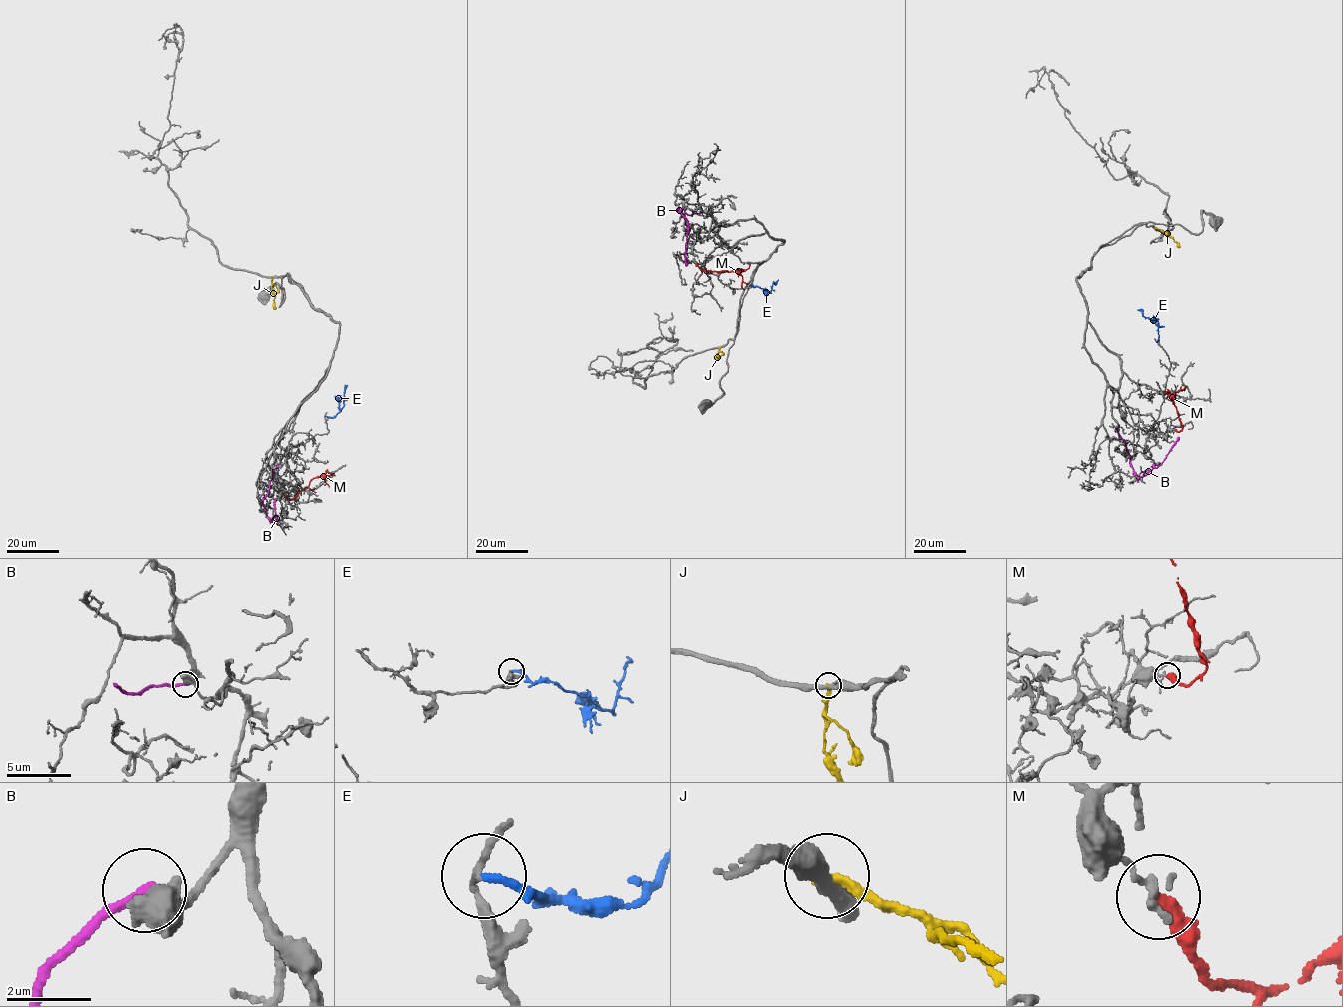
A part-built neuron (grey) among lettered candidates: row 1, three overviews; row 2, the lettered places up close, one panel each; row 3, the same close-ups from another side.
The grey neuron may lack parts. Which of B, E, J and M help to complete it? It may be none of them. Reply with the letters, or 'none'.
none

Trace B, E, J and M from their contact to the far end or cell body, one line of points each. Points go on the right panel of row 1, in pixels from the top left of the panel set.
B: (1117, 429), (1130, 456), (1133, 472), (1140, 477), (1166, 458), (1179, 437)
E: (1156, 341), (1157, 321), (1144, 317), (1137, 309)
J: (1154, 227), (1171, 237), (1179, 247)
M: (1174, 429), (1179, 431), (1182, 427), (1170, 397), (1184, 386)

